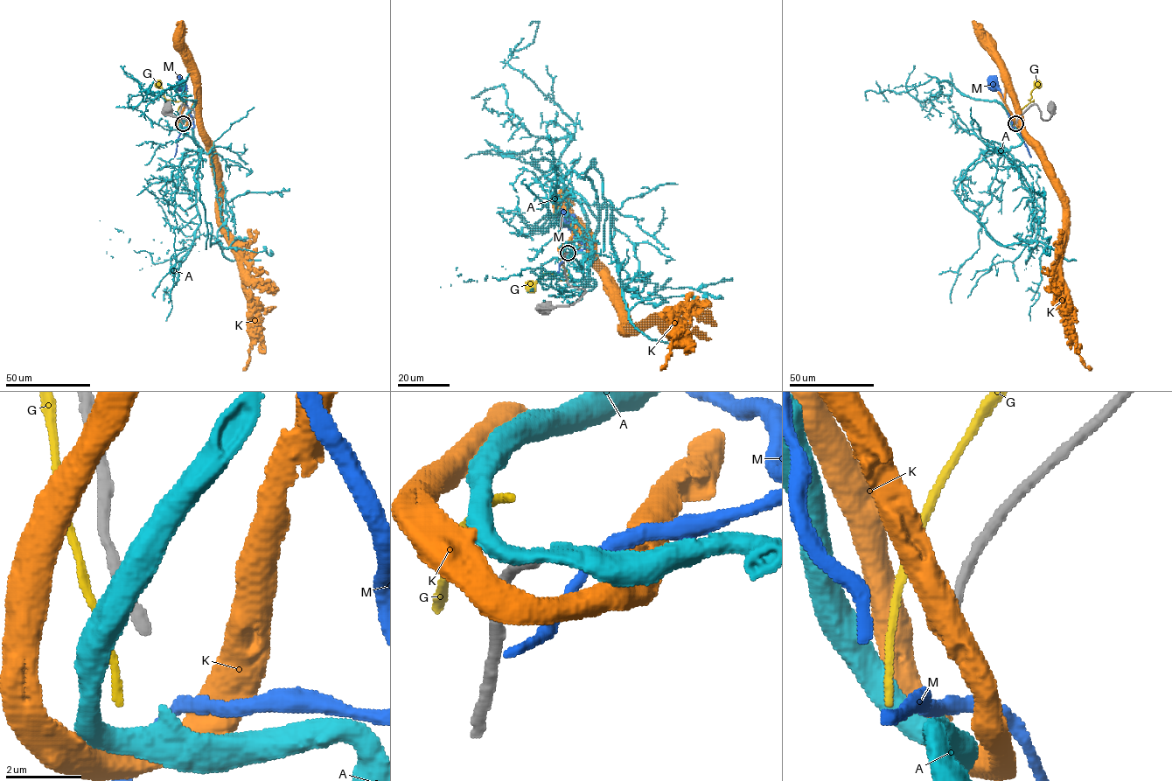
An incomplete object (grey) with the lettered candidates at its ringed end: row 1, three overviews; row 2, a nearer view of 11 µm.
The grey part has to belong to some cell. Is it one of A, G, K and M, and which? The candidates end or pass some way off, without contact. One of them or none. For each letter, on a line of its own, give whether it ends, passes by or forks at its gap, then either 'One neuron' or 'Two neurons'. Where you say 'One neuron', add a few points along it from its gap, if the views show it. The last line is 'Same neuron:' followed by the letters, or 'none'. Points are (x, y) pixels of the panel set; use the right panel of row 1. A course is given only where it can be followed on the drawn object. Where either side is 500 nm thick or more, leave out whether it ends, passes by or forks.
A: It ends there. One neuron. Its course: (1015, 127), (1022, 142), (1008, 153), (1037, 225), (1036, 246), (1026, 263), (1033, 230), (1027, 240), (1029, 257)
G: It passes by. Two neurons
K: Two neurons
M: It passes by. Two neurons
Same neuron: A

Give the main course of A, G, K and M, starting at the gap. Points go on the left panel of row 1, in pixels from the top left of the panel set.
A: (183, 127), (198, 147), (200, 223), (192, 246), (154, 263), (120, 230), (109, 240), (112, 257)
G: (181, 124), (177, 109), (183, 101), (167, 100), (157, 84)
K: (185, 125), (196, 89), (199, 132), (209, 153), (210, 163), (217, 175)
M: (184, 127), (194, 126), (184, 92), (180, 87)

